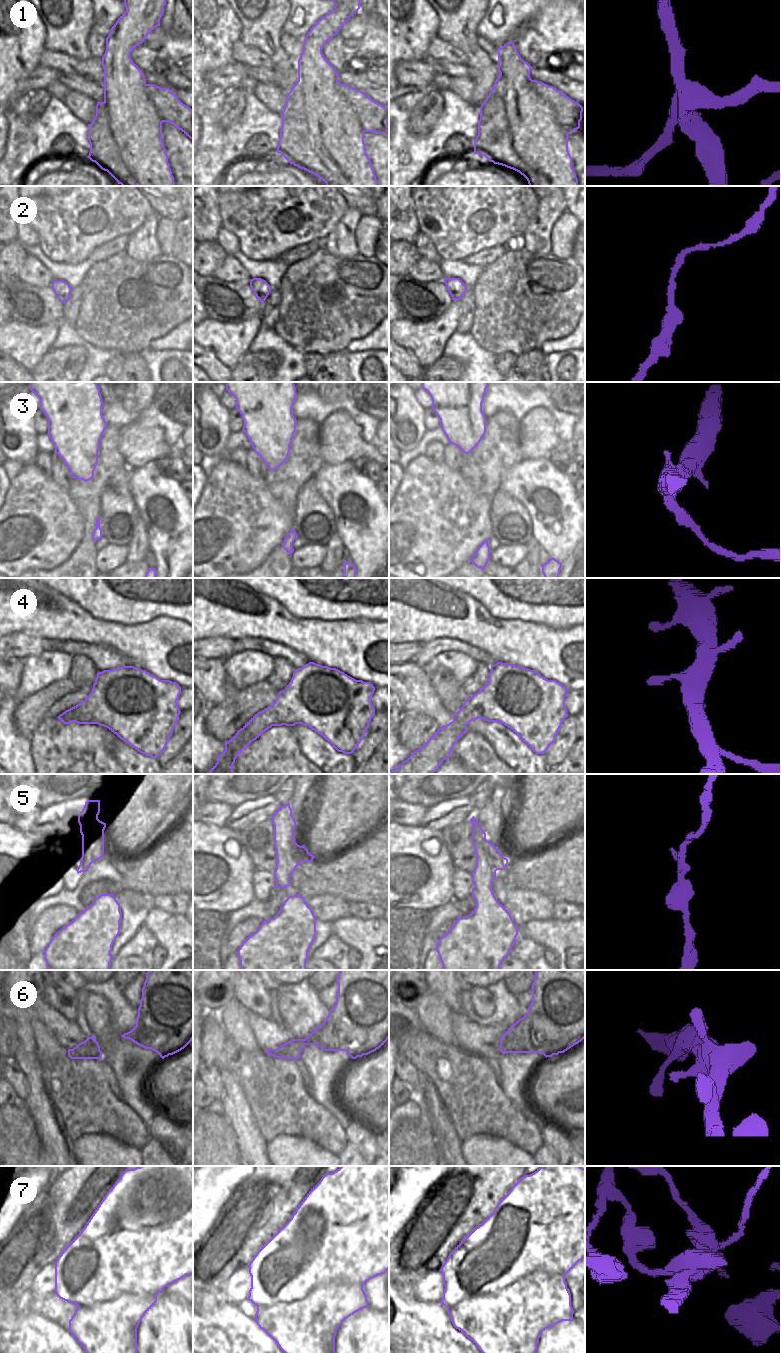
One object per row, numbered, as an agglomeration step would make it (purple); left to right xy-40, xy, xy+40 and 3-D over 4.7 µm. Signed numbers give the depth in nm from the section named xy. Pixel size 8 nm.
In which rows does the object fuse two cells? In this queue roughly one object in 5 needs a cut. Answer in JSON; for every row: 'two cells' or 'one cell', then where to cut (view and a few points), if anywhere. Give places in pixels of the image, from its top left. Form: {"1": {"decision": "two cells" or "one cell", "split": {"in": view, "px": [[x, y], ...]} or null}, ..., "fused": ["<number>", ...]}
{"1": {"decision": "two cells", "split": {"in": "xy", "px": [[298, 79], [313, 148], [331, 173], [325, 182]]}}, "2": {"decision": "one cell", "split": null}, "3": {"decision": "one cell", "split": null}, "4": {"decision": "one cell", "split": null}, "5": {"decision": "one cell", "split": null}, "6": {"decision": "one cell", "split": null}, "7": {"decision": "two cells", "split": {"in": "xy-40", "px": [[82, 1230], [99, 1213], [105, 1230], [72, 1280], [163, 1288]]}}, "fused": ["1", "7"]}

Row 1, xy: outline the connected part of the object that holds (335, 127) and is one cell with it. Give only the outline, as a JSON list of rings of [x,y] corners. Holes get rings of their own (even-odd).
[[[332,0],[334,9],[320,18],[310,29],[298,59],[298,80],[302,81],[306,117],[314,149],[332,173],[327,186],[378,186],[372,163],[366,153],[364,129],[352,104],[338,89],[338,72],[324,57],[324,45],[338,34],[351,16],[360,9],[361,0]]]

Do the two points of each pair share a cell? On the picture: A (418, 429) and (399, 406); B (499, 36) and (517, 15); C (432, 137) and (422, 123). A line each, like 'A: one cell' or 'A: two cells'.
A: one cell
B: one cell
C: two cells

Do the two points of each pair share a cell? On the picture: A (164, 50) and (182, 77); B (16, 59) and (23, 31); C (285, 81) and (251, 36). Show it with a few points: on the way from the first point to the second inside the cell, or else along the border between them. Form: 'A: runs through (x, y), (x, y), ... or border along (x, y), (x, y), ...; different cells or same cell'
A: runs through (170, 57), (178, 70); same cell
B: runs through (16, 52), (16, 38); same cell
C: runs through (285, 68), (280, 59), (264, 43); same cell

